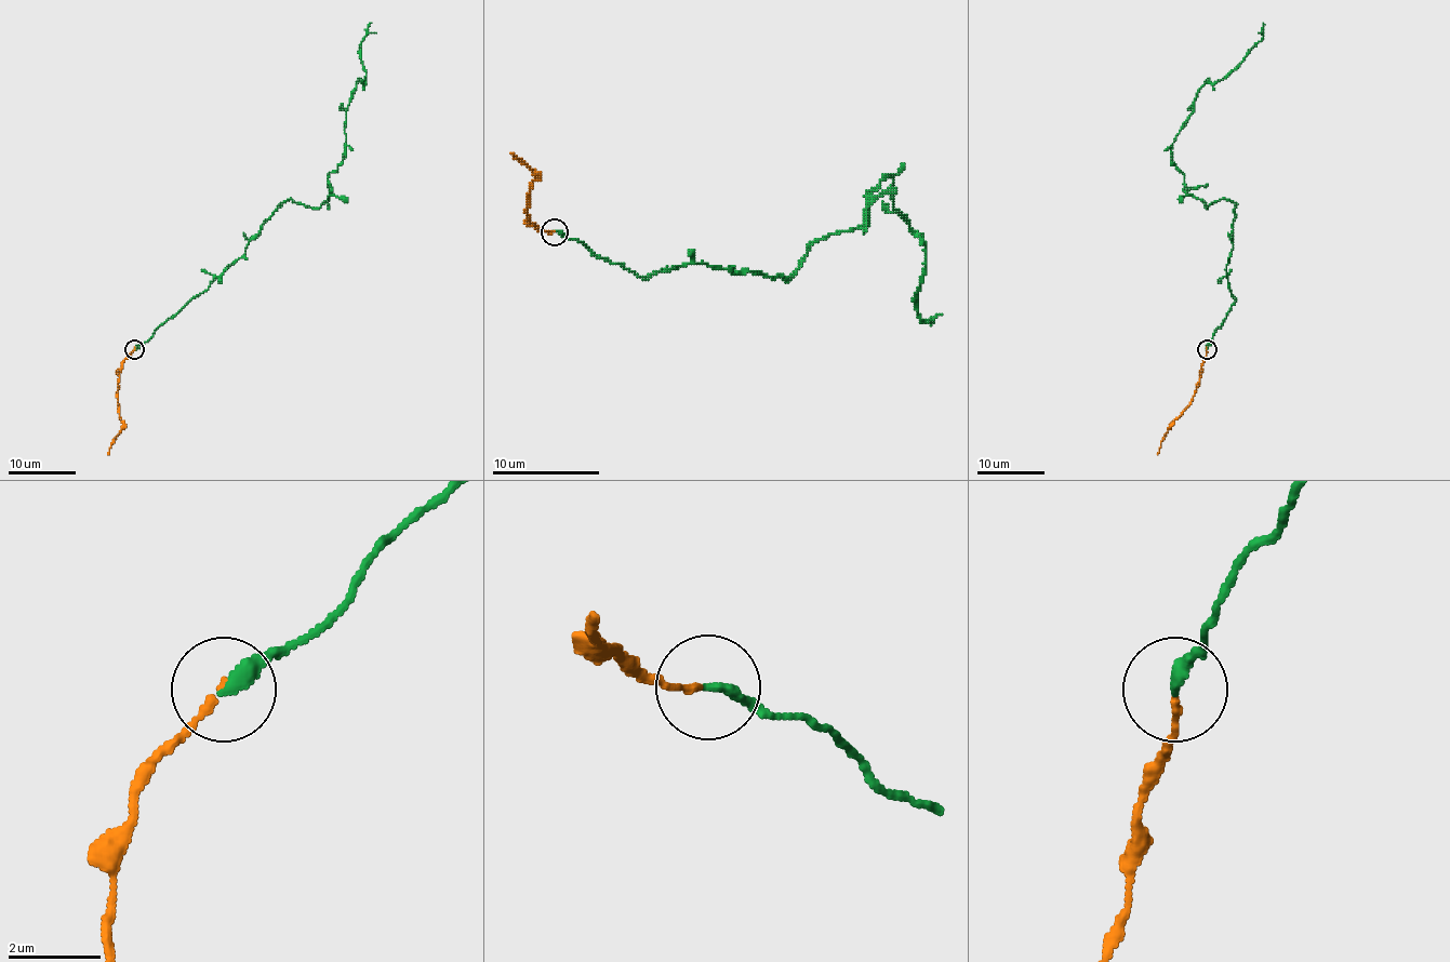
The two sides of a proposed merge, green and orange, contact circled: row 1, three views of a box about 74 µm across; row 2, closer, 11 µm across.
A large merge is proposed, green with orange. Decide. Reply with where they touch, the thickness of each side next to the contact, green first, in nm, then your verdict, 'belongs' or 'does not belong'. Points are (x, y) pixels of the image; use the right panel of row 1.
at (1207, 349); 280 nm thick on the green side, 130 nm on the other; belongs

